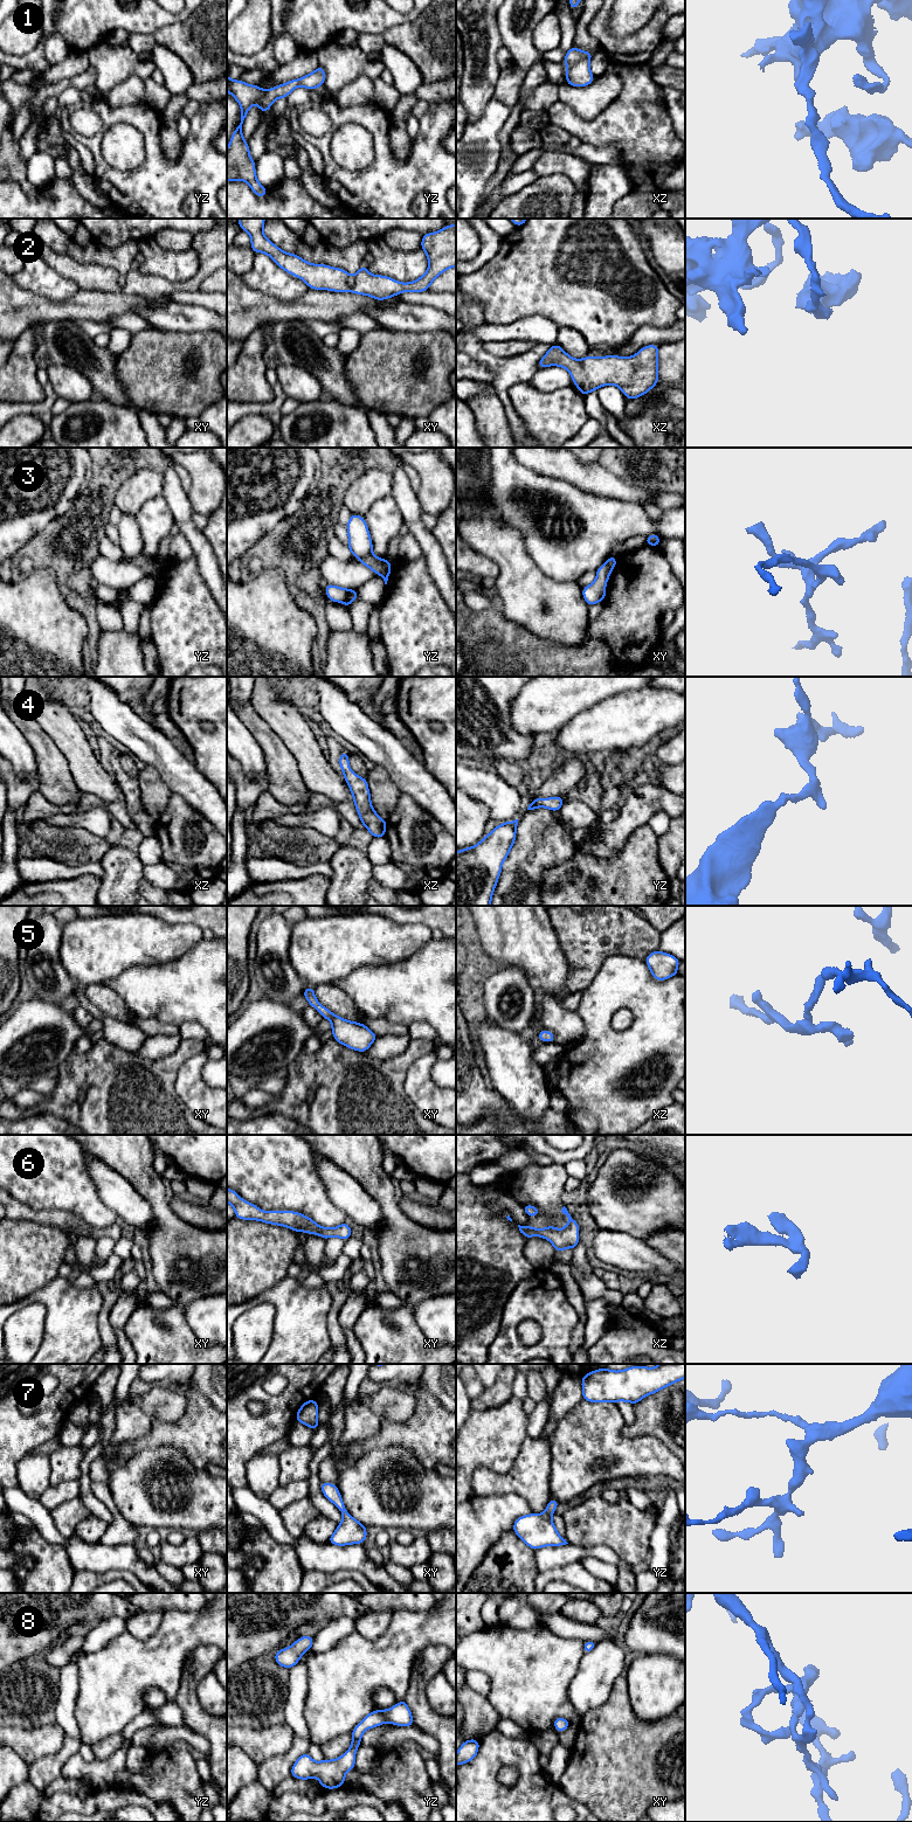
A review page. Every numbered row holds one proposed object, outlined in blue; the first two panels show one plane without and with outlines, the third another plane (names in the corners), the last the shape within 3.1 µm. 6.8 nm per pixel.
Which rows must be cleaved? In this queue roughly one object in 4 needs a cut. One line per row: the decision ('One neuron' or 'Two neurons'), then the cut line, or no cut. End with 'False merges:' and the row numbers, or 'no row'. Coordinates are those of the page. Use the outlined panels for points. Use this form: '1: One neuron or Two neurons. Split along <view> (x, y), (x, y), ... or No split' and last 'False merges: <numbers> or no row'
1: One neuron. No split
2: One neuron. No split
3: Two neurons. Split along yz (388, 562), (380, 574)
4: One neuron. No split
5: One neuron. No split
6: One neuron. No split
7: One neuron. No split
8: One neuron. No split
False merges: 3

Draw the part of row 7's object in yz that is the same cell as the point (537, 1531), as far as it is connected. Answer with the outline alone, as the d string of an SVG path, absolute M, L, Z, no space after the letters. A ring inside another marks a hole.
M555 1498L548 1501L547 1509L540 1513L530 1513L517 1518L513 1523L513 1532L532 1550L544 1546L562 1546L568 1544L557 1531L552 1513L559 1502Z

